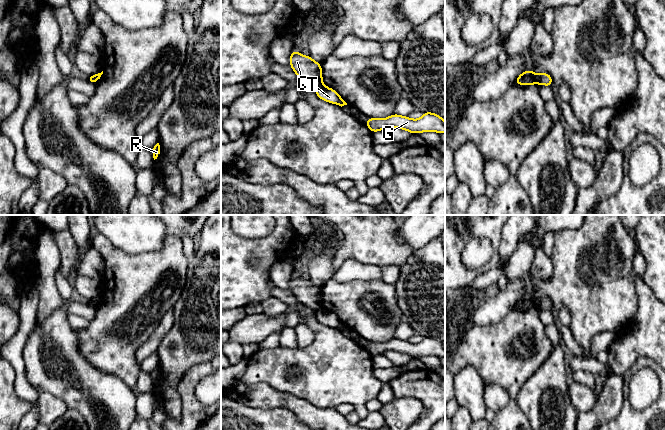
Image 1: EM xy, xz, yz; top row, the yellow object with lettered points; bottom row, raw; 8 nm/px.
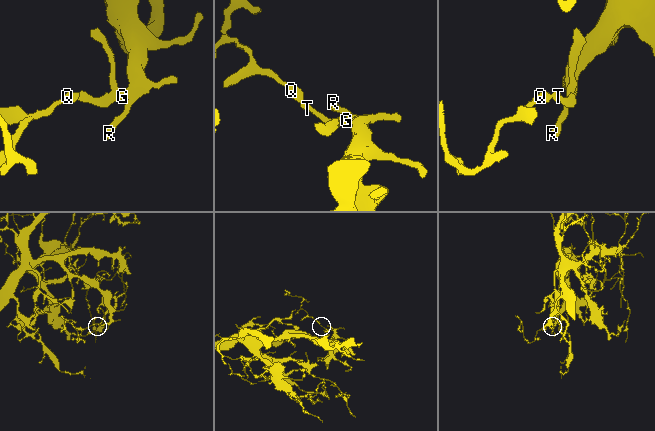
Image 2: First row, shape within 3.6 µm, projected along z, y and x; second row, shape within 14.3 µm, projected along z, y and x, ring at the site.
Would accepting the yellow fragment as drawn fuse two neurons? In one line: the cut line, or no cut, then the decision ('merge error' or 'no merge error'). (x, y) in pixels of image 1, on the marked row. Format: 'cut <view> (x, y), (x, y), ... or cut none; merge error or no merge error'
cut xz (322, 83), (315, 87); merge error

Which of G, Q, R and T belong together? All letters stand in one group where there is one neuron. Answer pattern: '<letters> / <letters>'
G R T / Q

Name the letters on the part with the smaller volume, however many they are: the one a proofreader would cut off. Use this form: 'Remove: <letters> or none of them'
Remove: Q

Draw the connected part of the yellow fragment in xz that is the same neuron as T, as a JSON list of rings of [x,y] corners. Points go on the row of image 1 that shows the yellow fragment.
[[[323,84],[315,87],[316,95],[318,98],[337,104],[339,106],[347,105],[347,103],[340,97],[340,95],[331,88],[325,87]]]

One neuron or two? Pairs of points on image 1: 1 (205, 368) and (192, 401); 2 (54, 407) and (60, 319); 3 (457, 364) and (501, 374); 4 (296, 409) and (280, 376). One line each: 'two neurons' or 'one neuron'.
1: one neuron
2: two neurons
3: one neuron
4: two neurons

